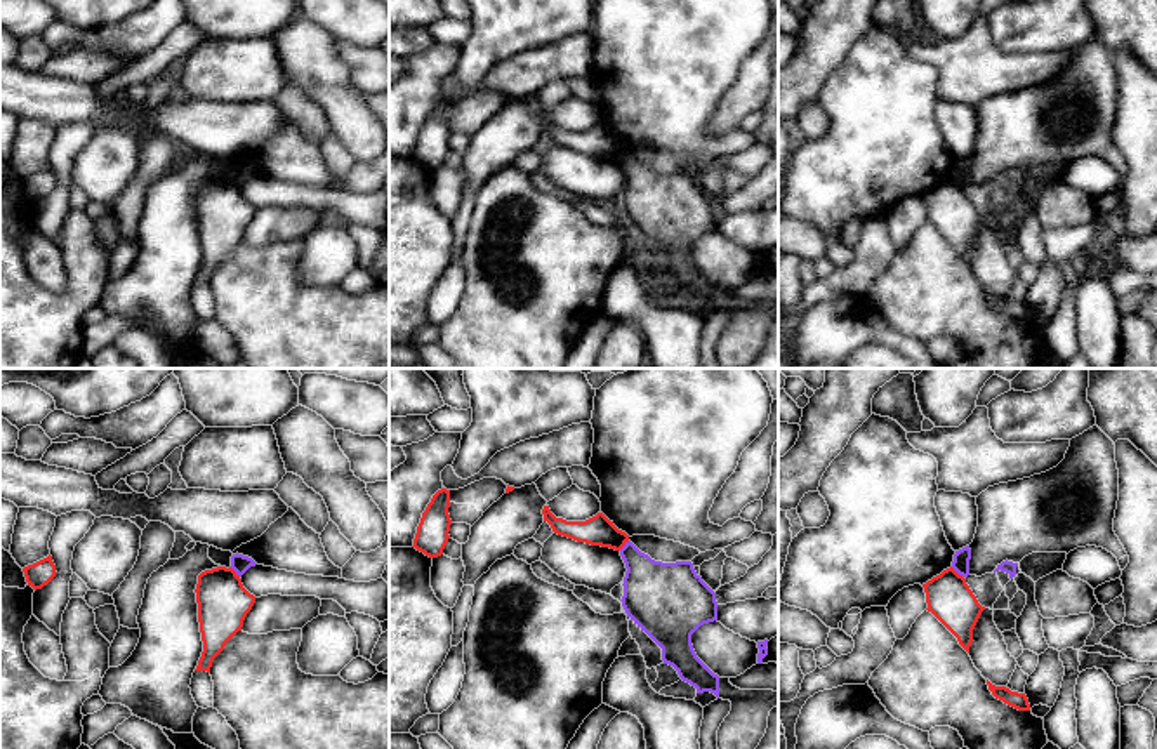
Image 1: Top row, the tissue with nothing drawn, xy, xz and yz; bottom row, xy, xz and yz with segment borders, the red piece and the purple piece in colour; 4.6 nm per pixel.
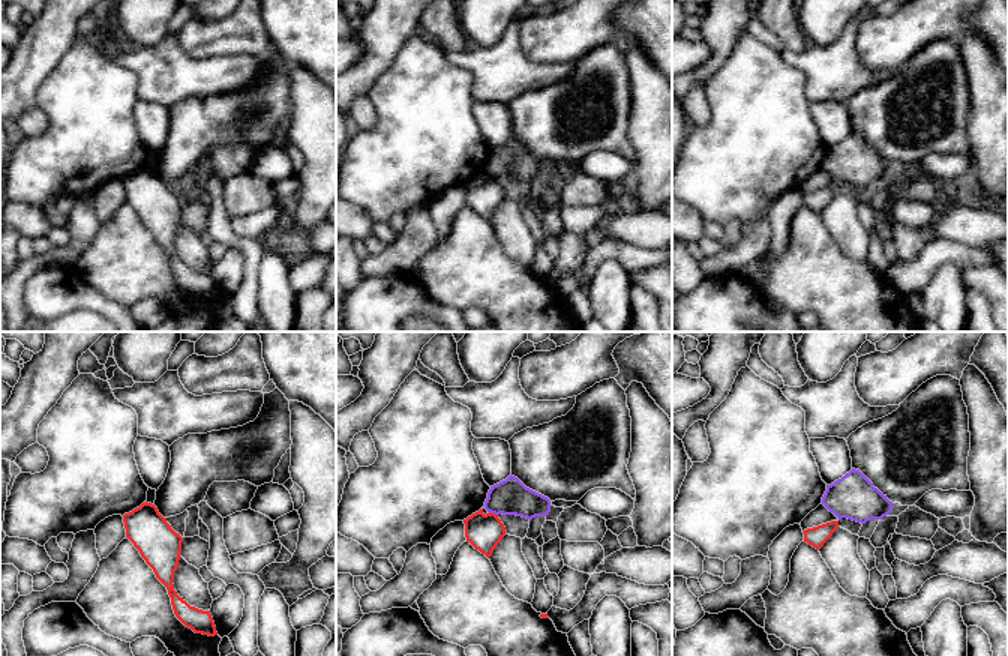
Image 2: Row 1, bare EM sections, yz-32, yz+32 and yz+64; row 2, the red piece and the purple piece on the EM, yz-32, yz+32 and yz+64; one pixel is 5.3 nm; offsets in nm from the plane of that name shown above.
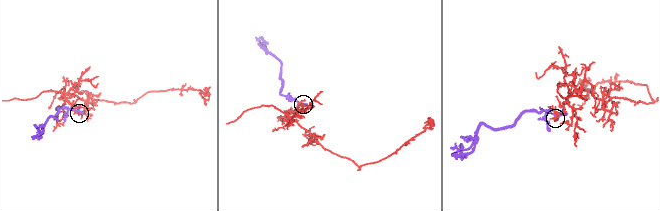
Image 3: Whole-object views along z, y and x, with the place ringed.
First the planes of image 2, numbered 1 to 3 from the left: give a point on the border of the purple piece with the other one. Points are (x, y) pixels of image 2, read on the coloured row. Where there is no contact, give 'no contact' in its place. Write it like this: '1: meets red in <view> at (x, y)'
1: no contact
2: meets red in yz+32 at (494, 514)
3: no contact

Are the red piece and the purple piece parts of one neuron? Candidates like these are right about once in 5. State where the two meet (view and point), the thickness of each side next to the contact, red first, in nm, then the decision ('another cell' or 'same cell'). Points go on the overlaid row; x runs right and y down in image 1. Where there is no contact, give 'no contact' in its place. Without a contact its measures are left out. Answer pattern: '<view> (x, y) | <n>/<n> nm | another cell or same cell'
yz (956, 572) | 220/80 nm | another cell

